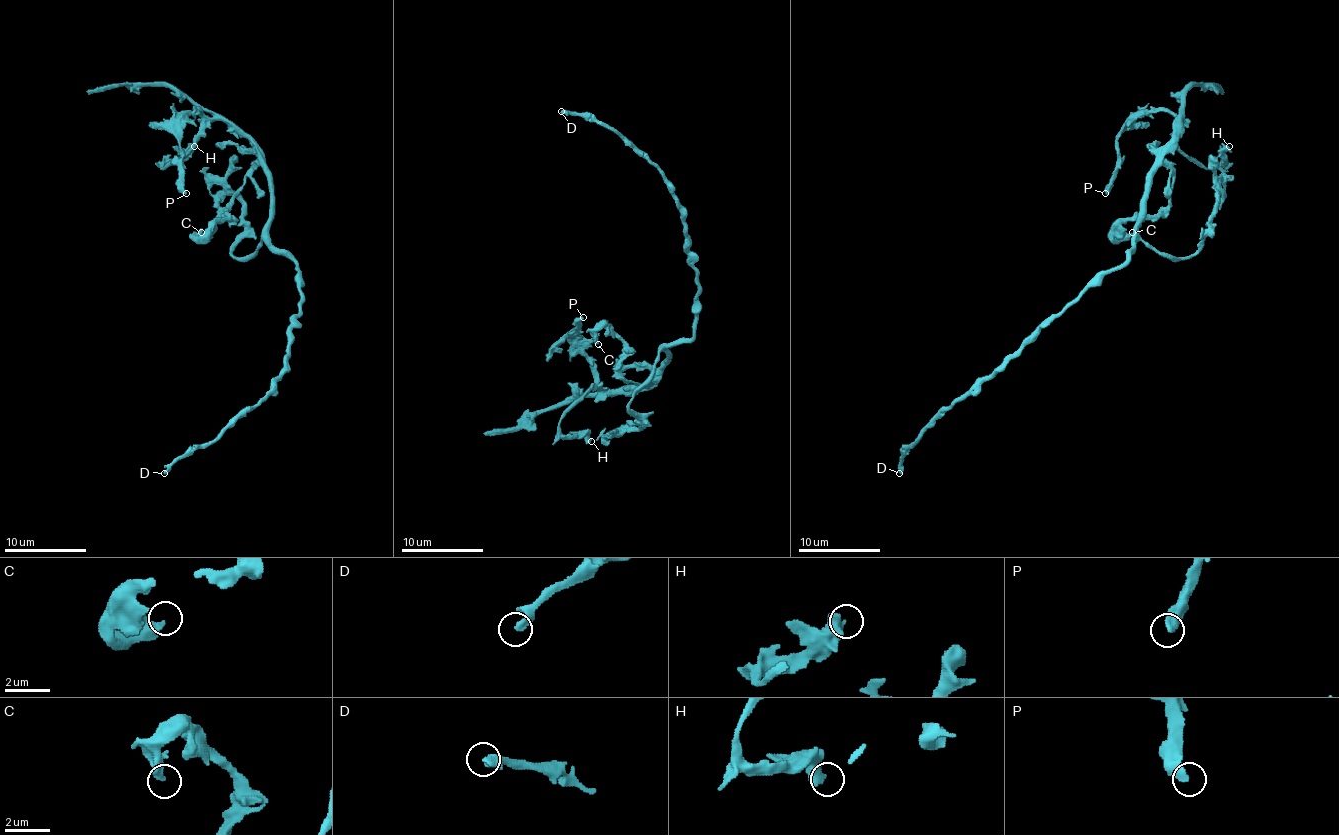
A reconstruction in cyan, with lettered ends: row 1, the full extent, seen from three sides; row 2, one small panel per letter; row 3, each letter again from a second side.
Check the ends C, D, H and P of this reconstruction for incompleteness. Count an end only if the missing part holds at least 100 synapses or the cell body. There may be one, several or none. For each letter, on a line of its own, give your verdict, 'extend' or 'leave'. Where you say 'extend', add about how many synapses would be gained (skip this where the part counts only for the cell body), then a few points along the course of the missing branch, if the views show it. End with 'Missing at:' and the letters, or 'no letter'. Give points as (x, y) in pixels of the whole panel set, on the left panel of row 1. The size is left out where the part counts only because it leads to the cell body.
C: leave
D: leave
H: leave
P: leave
Missing at: no letter

